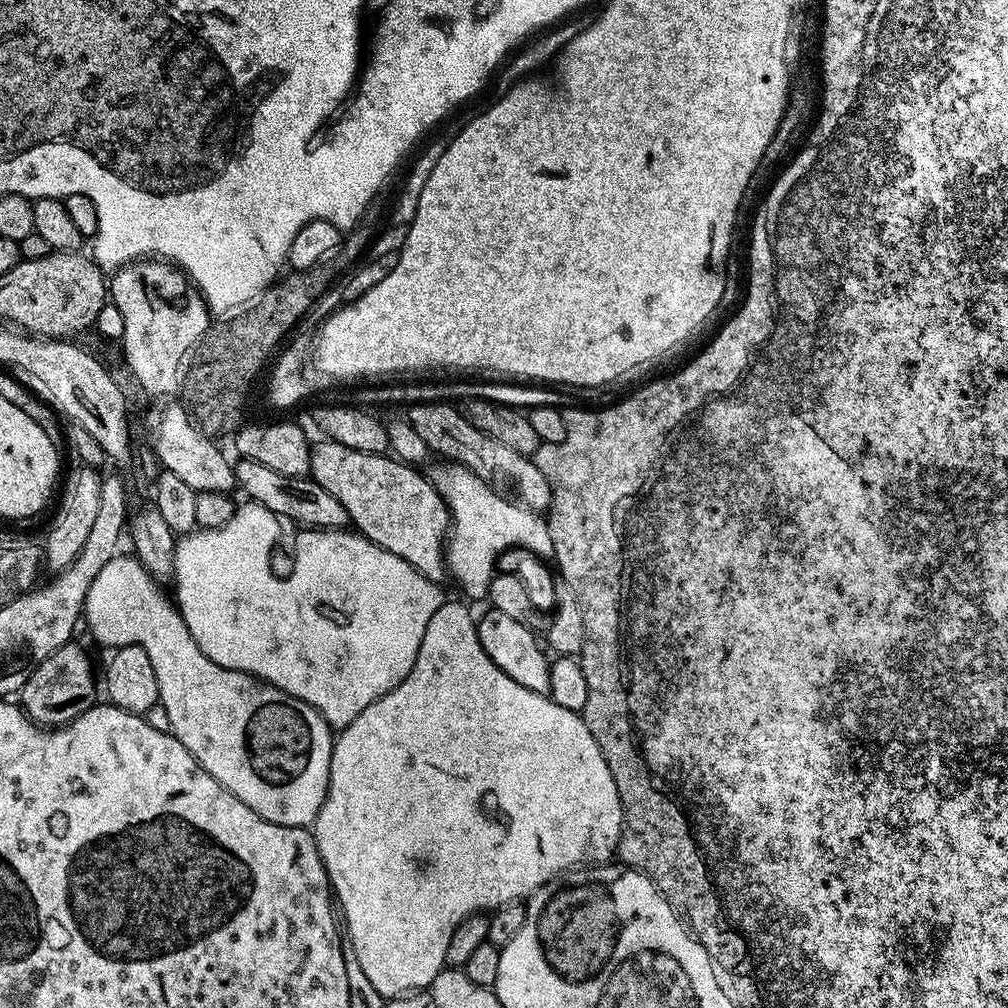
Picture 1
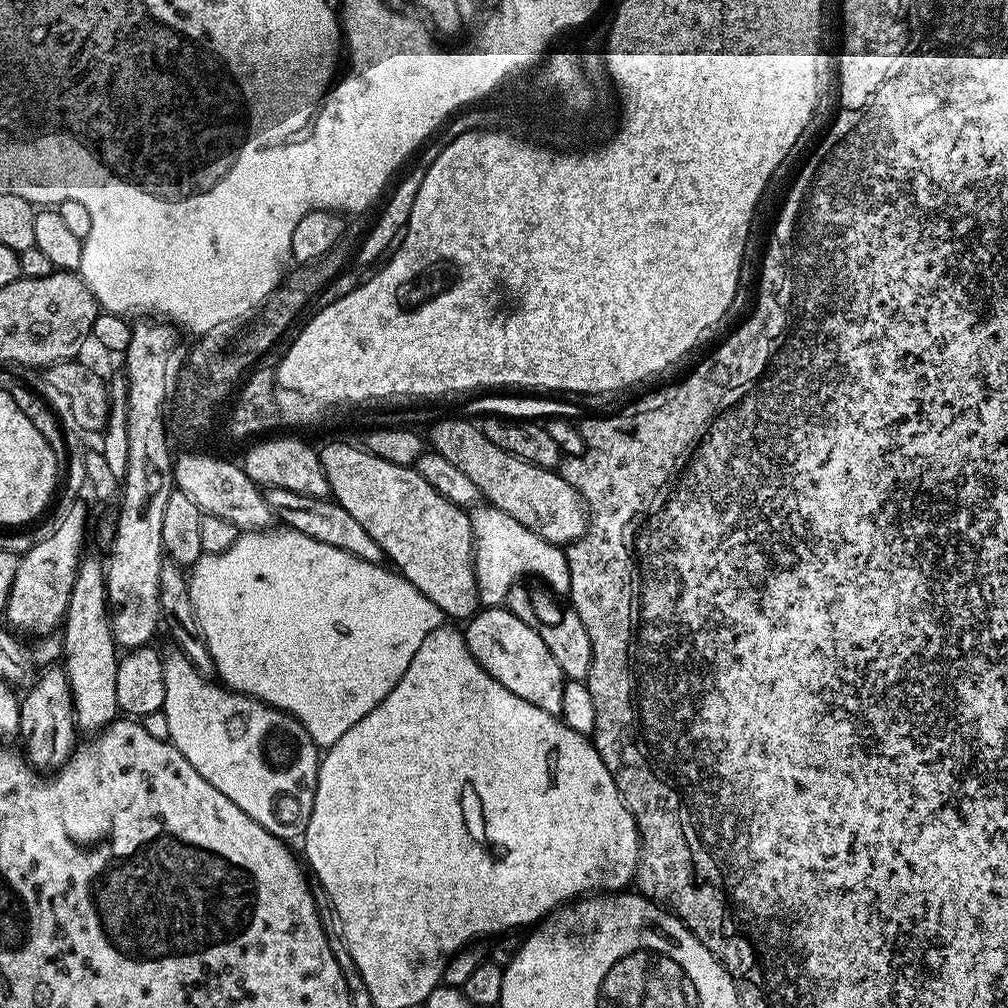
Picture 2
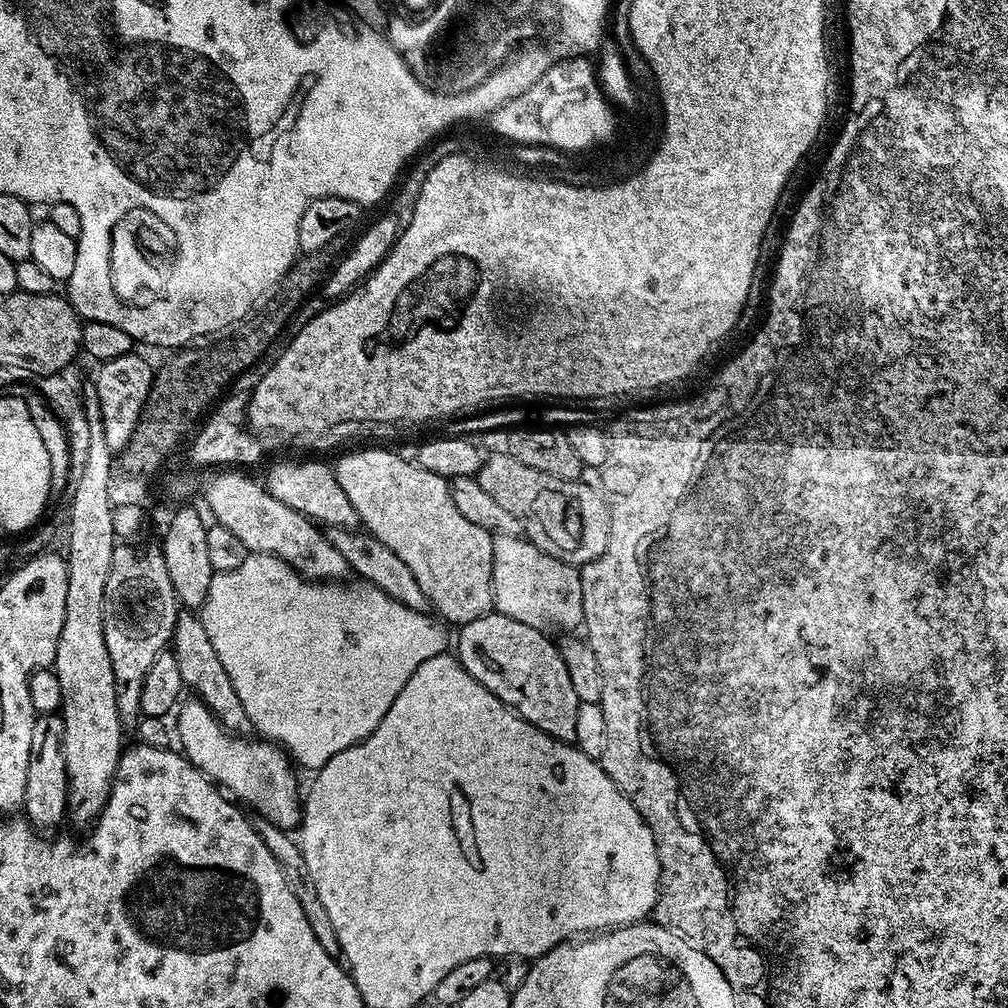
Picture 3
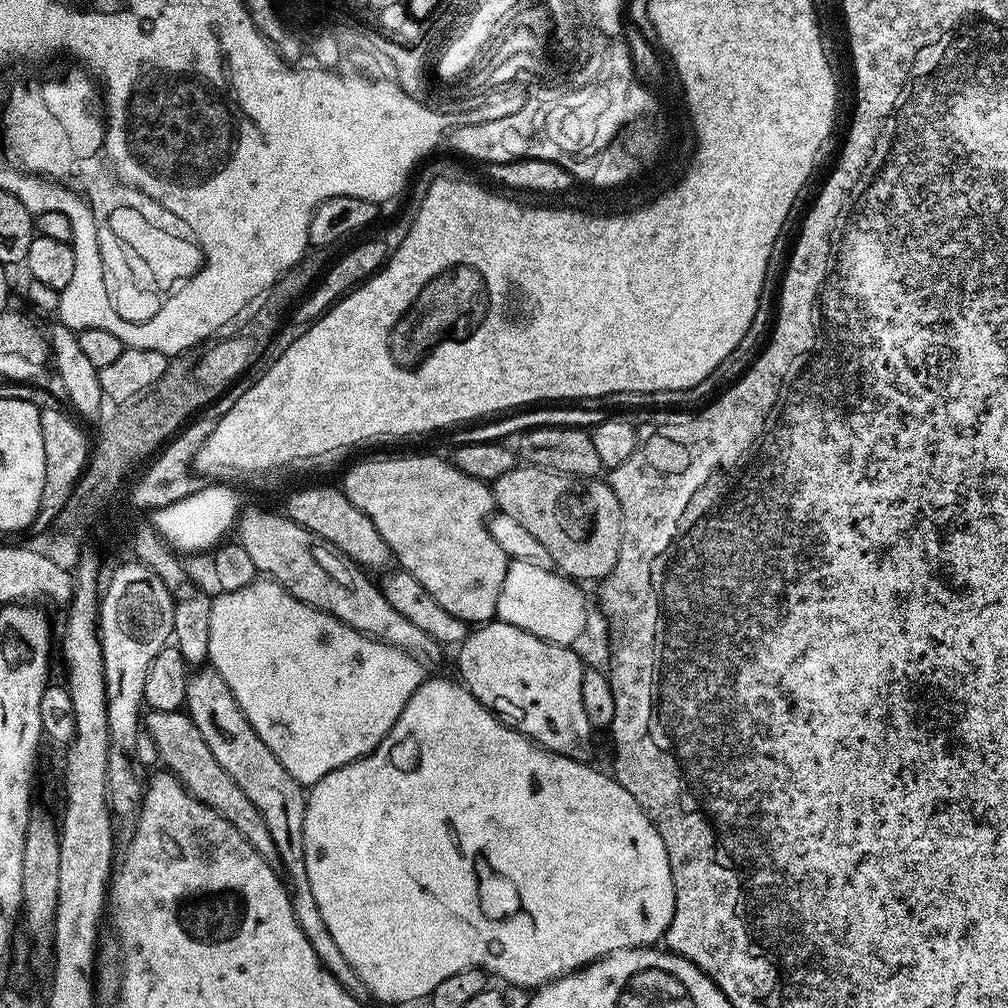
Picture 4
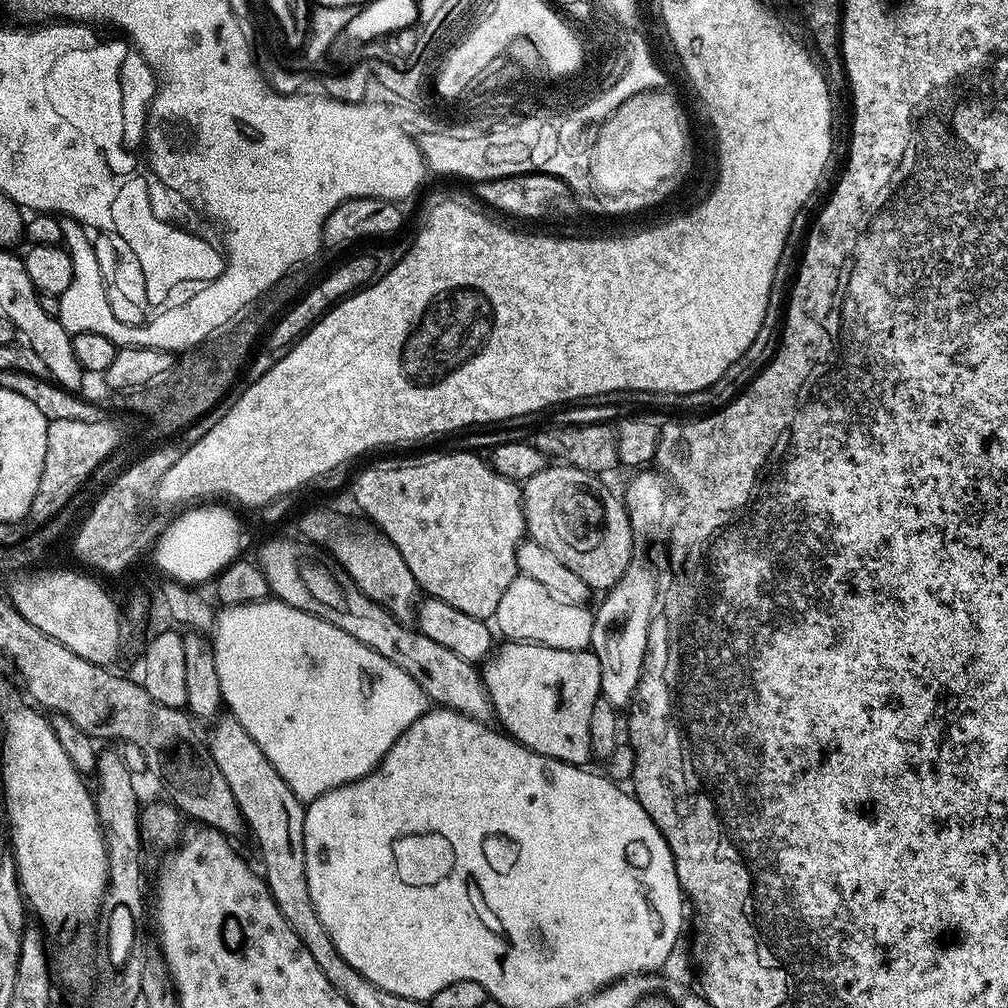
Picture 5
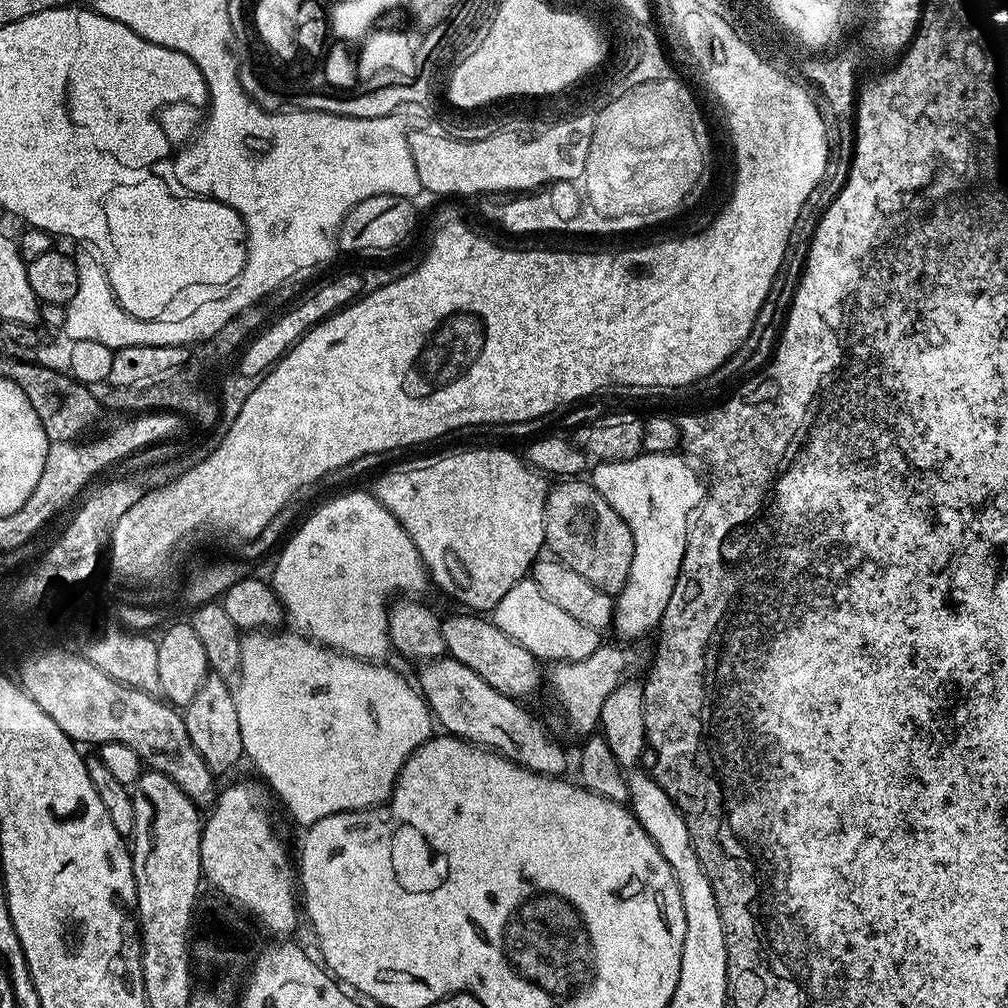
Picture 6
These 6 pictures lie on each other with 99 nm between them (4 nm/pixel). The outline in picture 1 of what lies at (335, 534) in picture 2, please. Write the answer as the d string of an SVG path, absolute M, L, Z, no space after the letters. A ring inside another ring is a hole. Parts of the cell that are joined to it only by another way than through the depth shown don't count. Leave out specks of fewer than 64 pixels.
M237 459L234 464L236 470L236 488L244 491L249 501L253 504L266 506L275 516L285 521L293 520L308 530L319 530L322 528L339 528L341 530L349 527L350 521L346 514L346 506L334 498L318 482L308 476L287 476L278 474L278 470L270 470L270 466L262 466L260 462Z

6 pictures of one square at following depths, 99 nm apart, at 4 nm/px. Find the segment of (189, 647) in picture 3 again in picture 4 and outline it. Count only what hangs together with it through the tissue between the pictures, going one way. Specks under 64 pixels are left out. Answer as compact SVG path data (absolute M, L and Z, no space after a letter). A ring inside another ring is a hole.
M204 666L201 672L193 671L186 682L186 698L184 708L189 718L198 726L198 734L210 746L210 754L218 758L218 766L238 782L242 794L254 802L258 814L266 822L270 830L270 838L274 838L274 850L278 850L280 859L279 867L282 869L283 879L286 881L286 889L292 900L294 918L298 926L302 926L302 934L306 934L306 942L314 946L314 954L334 974L334 978L351 996L364 998L369 995L368 987L358 978L354 966L346 962L342 950L338 950L338 942L334 942L334 934L326 926L322 918L322 910L318 910L318 902L314 902L314 890L310 890L310 878L306 874L306 842L304 841L304 805L306 792L302 785L288 773L278 762L278 758L258 738L254 726L246 718L242 706L234 698L230 686L226 686L226 678L218 674L215 668ZM284 868L284 872L283 872ZM288 879L288 880L287 880Z

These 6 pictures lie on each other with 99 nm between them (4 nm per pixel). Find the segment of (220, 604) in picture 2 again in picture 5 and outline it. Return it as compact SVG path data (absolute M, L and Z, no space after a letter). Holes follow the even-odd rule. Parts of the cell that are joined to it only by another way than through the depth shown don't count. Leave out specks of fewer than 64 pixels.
M275 598L259 600L253 604L229 604L221 607L215 617L214 651L223 707L234 718L238 718L238 722L242 722L242 726L246 726L246 734L250 734L250 738L254 738L254 742L258 742L262 754L266 754L266 758L270 758L274 770L278 770L278 774L282 774L286 786L290 786L290 790L302 802L317 800L322 794L343 784L360 780L373 772L390 750L390 746L394 746L394 742L398 742L402 733L411 724L418 722L418 718L430 708L429 698L422 690L422 686L418 686L418 682L414 682L414 678L410 678L410 674L406 674L406 670L402 670L402 666L394 666L394 662L390 662L390 658L382 658L382 654L378 654L378 650L370 650L370 646L358 642L358 638L346 634L346 630L334 626L328 620L321 620L319 616L310 614L306 610L298 610Z

